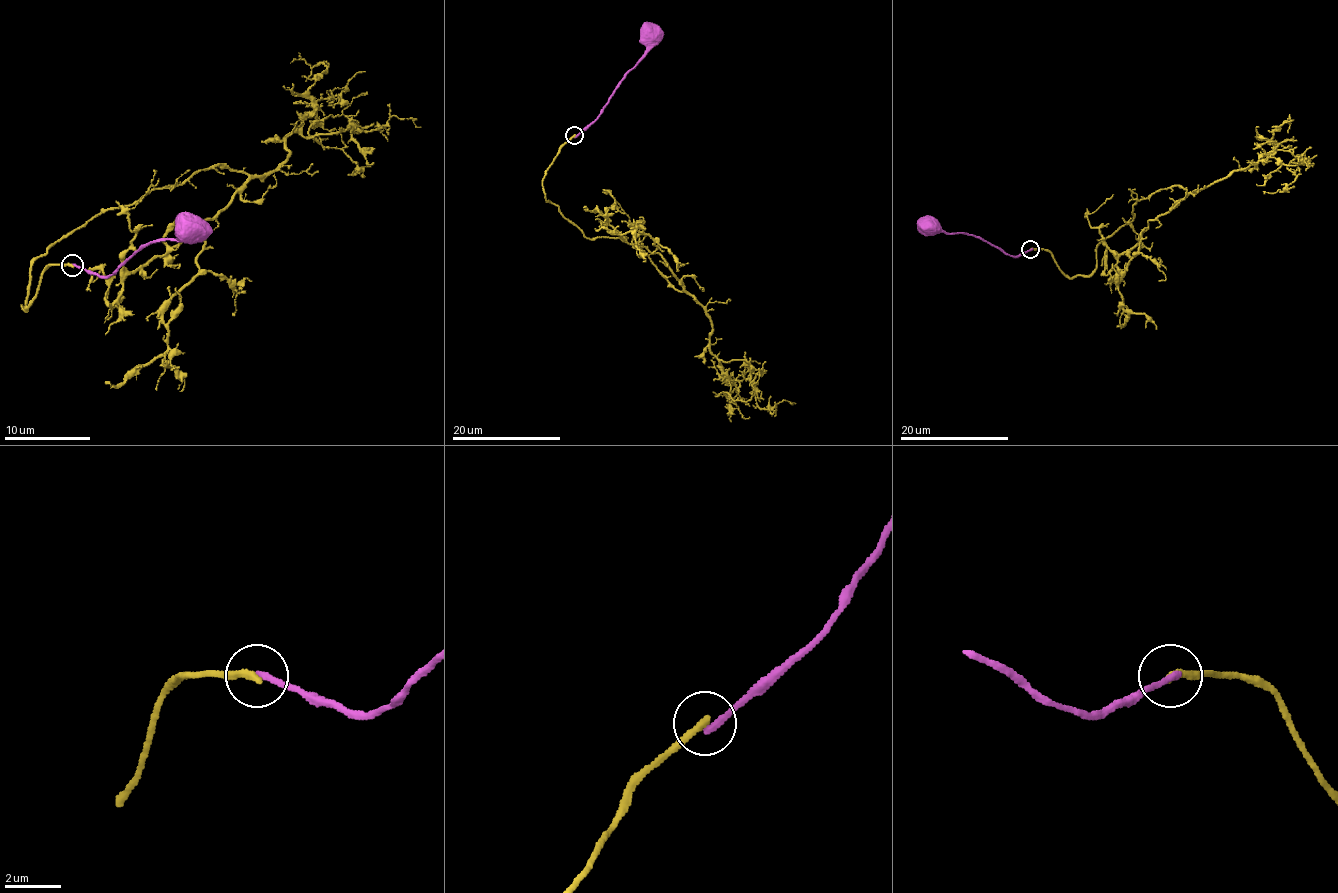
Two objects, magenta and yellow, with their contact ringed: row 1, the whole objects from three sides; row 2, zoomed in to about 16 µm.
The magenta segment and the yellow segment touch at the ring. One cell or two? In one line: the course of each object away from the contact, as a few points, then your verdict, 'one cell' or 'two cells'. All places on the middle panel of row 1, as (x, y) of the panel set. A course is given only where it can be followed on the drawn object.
magenta runs (575, 136), (599, 115), (618, 84), (644, 54), (649, 36); yellow runs (575, 135), (545, 174), (547, 202), (689, 292), (729, 399), (748, 401), (758, 368); two cells

